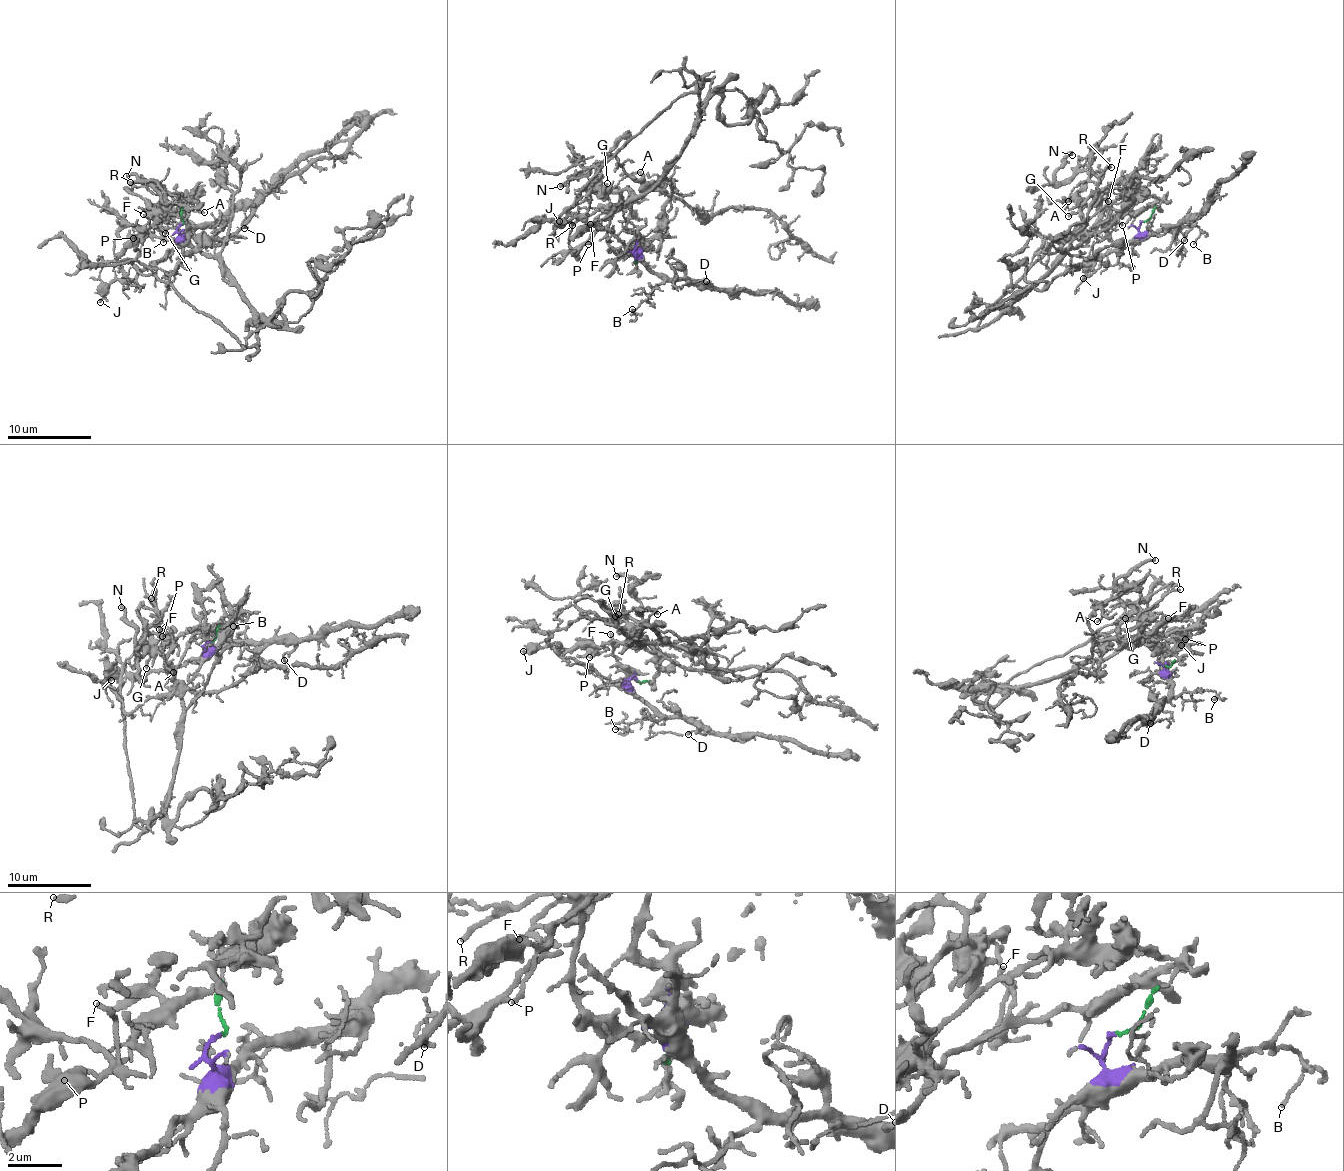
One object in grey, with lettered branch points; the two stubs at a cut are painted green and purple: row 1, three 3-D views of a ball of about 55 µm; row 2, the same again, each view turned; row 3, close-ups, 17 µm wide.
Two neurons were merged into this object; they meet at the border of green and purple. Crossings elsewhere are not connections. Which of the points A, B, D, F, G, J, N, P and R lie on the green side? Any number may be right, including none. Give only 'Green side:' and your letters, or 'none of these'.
Green side: A, F, G, N, P, R

